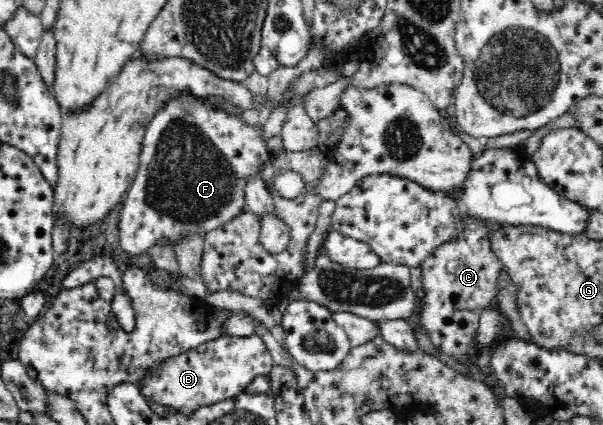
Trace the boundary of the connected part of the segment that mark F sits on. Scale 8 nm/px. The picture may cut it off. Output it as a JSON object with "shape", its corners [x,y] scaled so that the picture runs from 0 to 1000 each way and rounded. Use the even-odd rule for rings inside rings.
{"shape":[[[302,219],[300,224],[282,228],[255,266],[255,273],[245,287],[239,325],[234,339],[231,362],[231,395],[226,419],[216,445],[207,452],[202,489],[199,489],[199,518],[196,518],[196,541],[199,544],[197,591],[201,595],[231,598],[242,609],[242,595],[252,591],[257,581],[282,581],[289,588],[297,572],[308,567],[317,553],[342,551],[368,536],[371,527],[380,527],[388,515],[410,499],[410,440],[416,421],[433,421],[438,386],[448,384],[451,369],[448,355],[441,351],[441,322],[438,320],[438,292],[418,292],[411,275],[405,282],[400,268],[385,268],[381,259],[371,259],[371,252],[362,252],[342,231],[325,226],[322,219]]]}

